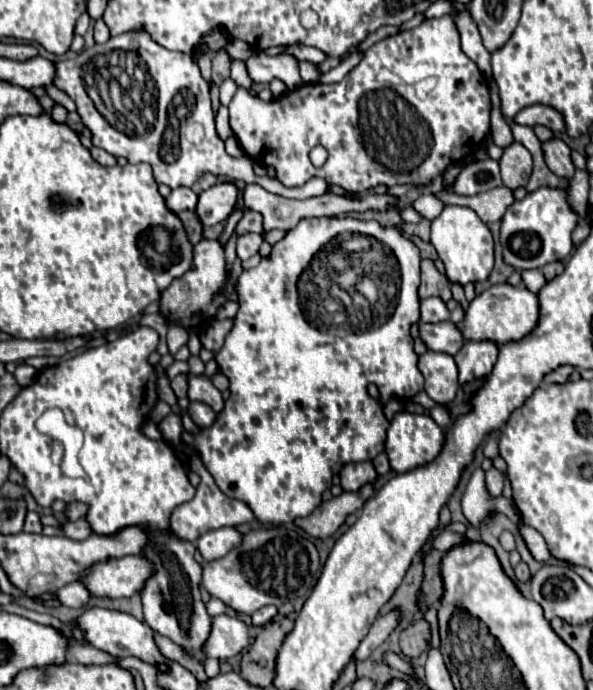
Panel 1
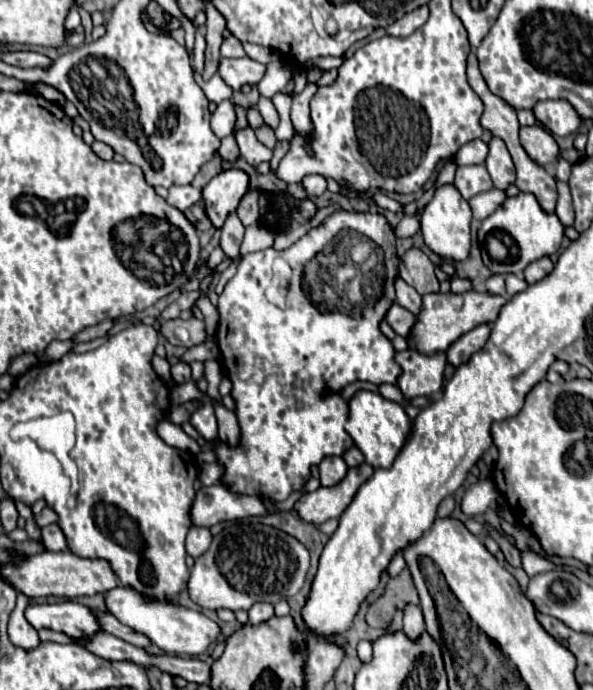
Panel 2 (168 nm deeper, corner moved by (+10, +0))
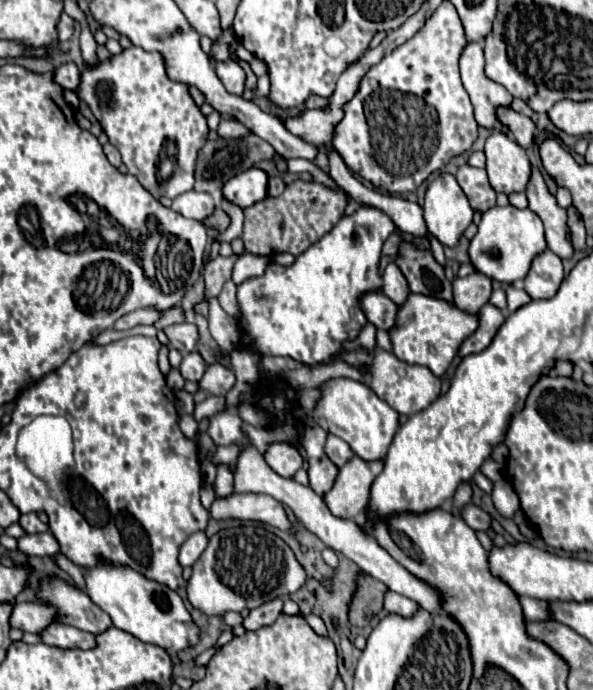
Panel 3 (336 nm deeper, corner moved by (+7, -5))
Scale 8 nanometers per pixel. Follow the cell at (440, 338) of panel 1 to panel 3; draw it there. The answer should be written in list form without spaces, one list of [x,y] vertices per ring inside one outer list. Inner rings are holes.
[[[364,292],[360,296],[360,308],[366,314],[366,320],[382,330],[392,328],[392,320],[396,320],[396,304],[382,292]]]

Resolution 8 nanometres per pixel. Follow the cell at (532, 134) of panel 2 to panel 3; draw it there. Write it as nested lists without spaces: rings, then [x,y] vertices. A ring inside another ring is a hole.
[[[500,106],[500,108],[496,108],[496,118],[498,118],[498,122],[502,126],[508,128],[508,134],[514,136],[514,140],[522,148],[526,148],[526,150],[532,148],[532,140],[534,140],[536,126],[534,126],[534,122],[528,116],[522,116],[522,114],[514,112],[512,108]]]

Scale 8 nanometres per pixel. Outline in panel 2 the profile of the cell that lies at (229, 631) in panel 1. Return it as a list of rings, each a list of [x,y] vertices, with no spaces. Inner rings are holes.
[[[115,587],[113,591],[107,591],[105,603],[109,613],[115,615],[121,623],[129,625],[137,633],[147,635],[157,647],[161,647],[165,653],[171,653],[171,655],[185,653],[185,655],[197,657],[201,653],[207,653],[209,645],[215,643],[221,635],[221,627],[213,619],[205,617],[203,613],[181,607],[177,603],[149,603],[129,587]]]

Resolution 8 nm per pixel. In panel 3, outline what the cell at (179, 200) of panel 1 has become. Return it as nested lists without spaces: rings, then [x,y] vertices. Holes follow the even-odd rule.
[[[190,190],[190,192],[184,192],[172,200],[172,210],[180,212],[186,218],[204,220],[214,212],[214,200],[210,194]]]

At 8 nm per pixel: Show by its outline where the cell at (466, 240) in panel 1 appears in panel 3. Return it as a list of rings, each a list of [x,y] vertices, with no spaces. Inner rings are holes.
[[[438,174],[424,200],[424,218],[428,230],[446,246],[454,246],[472,222],[472,208],[452,174]]]

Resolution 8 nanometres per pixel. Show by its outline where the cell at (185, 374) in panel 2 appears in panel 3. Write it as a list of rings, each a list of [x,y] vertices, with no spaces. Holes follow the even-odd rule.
[[[194,350],[194,352],[190,352],[190,354],[186,354],[186,356],[182,358],[180,372],[182,372],[182,376],[184,376],[186,380],[194,380],[194,382],[198,382],[198,380],[204,376],[204,372],[206,372],[206,362],[204,362],[204,358],[200,356],[198,350]]]

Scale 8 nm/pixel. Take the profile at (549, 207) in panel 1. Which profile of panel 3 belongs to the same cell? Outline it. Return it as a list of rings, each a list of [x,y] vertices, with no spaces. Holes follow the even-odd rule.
[[[508,204],[504,208],[494,206],[482,214],[478,232],[470,240],[468,256],[470,256],[472,266],[478,272],[486,274],[488,278],[492,278],[496,282],[514,284],[528,274],[532,258],[544,250],[546,250],[546,240],[544,240],[542,220],[530,208],[520,210],[520,208],[514,208],[512,204]]]

